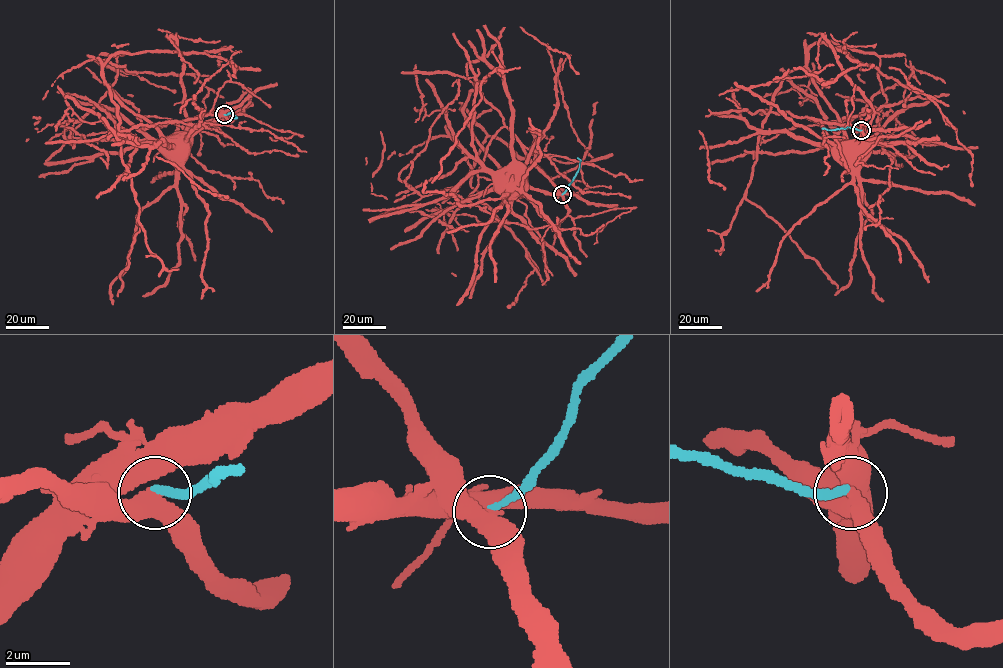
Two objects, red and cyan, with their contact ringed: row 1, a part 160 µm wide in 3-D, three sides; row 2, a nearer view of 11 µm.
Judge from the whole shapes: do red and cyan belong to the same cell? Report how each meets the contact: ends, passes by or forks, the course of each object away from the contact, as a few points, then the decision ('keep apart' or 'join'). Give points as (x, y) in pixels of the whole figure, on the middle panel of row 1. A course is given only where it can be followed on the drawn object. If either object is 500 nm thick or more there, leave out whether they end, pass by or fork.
red passes by; cyan ends; course red (561, 194), (535, 189), (527, 184), (524, 170), (515, 168); course cyan (562, 194), (578, 171), (580, 160), (577, 158); keep apart

